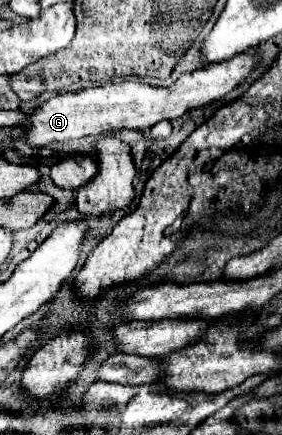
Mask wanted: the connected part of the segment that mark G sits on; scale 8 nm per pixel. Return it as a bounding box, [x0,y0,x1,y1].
[27,50,257,150]

